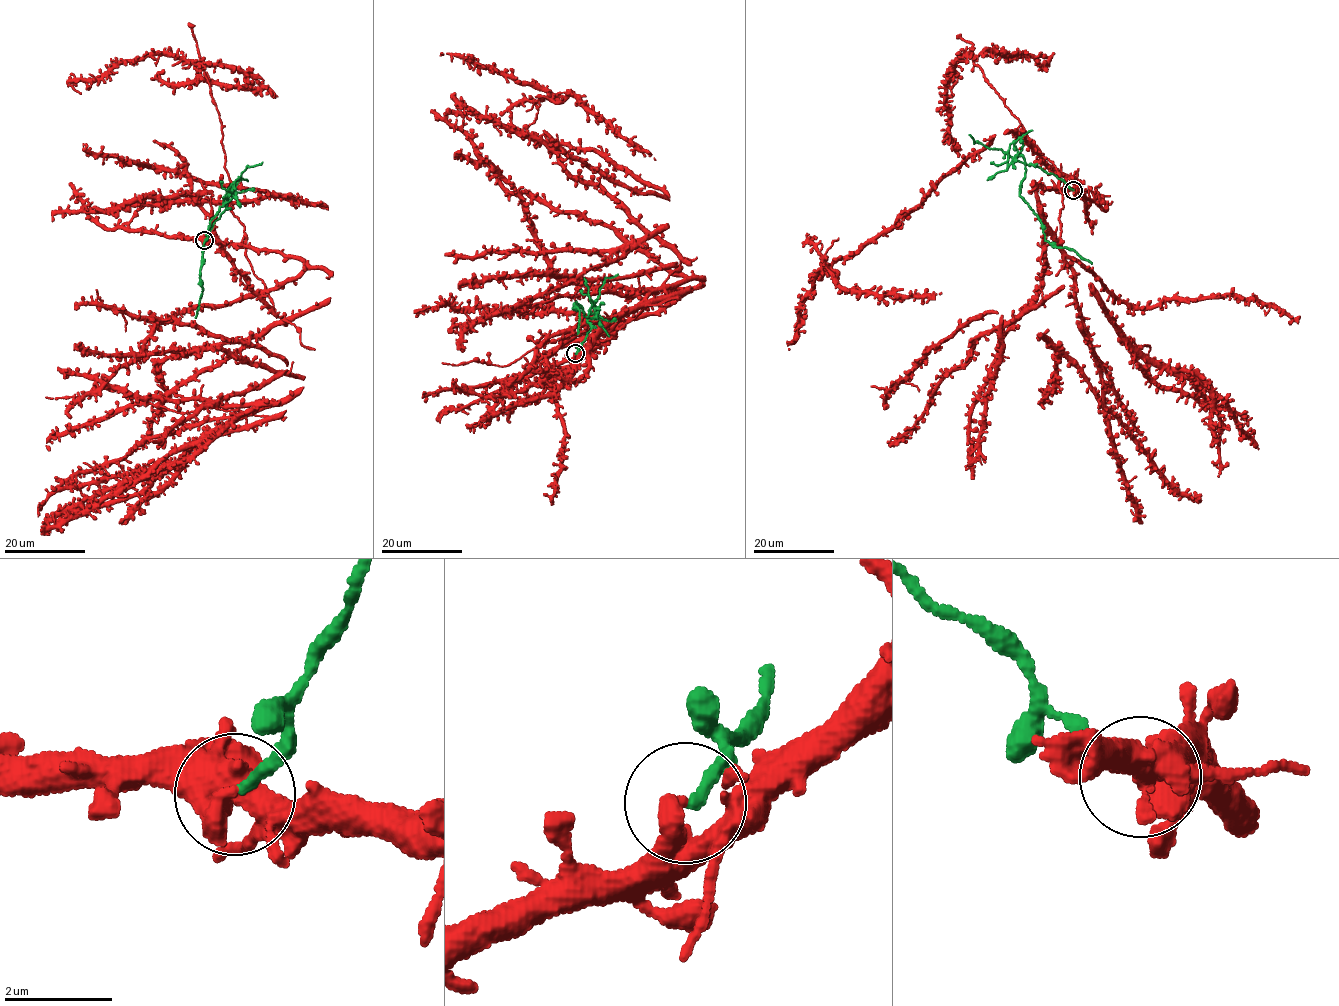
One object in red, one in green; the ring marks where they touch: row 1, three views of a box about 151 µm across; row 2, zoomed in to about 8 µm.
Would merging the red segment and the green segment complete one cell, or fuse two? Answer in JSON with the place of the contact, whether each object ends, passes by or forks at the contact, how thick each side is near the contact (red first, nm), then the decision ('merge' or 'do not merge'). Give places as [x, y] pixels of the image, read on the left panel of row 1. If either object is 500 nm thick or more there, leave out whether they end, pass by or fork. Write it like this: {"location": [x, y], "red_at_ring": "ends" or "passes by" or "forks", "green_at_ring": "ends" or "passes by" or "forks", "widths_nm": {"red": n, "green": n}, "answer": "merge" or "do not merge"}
{"location": [204, 240], "red_at_ring": "ends", "green_at_ring": "ends", "widths_nm": {"red": 420, "green": 200}, "answer": "do not merge"}

